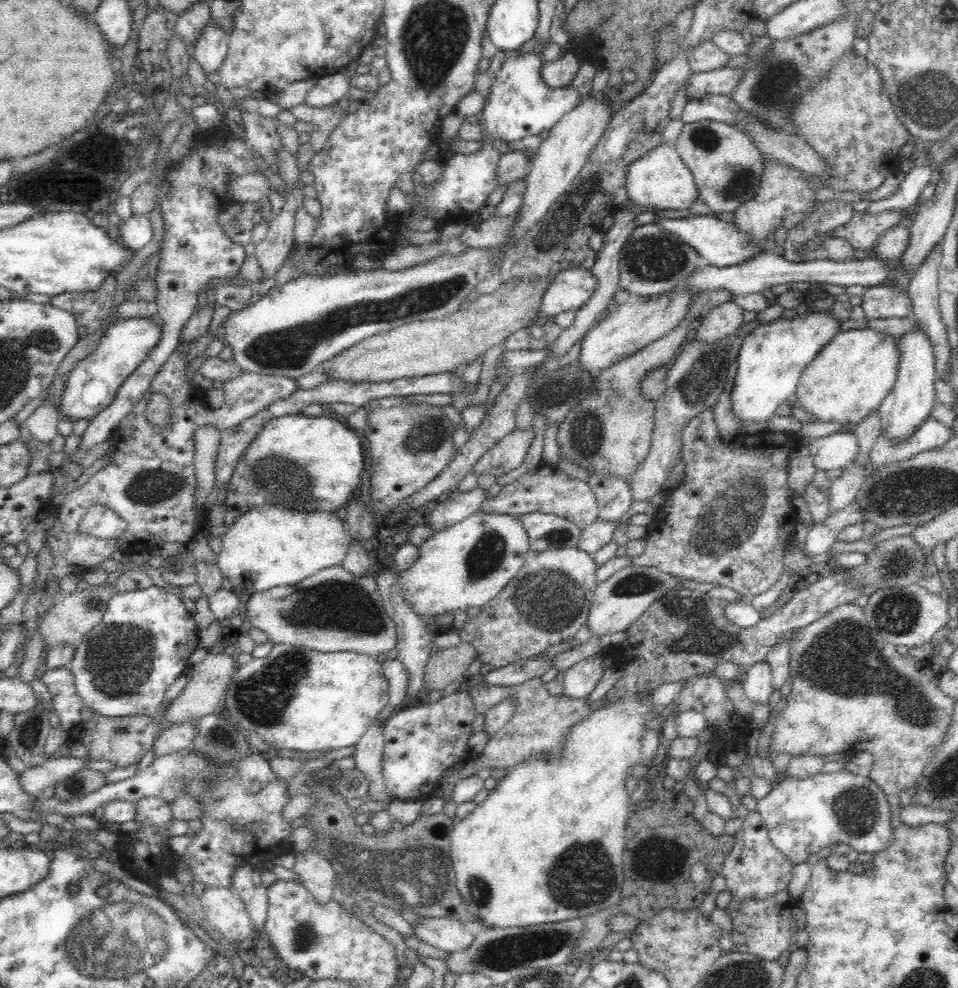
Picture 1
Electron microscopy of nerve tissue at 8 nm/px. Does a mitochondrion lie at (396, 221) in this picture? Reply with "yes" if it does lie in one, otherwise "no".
no

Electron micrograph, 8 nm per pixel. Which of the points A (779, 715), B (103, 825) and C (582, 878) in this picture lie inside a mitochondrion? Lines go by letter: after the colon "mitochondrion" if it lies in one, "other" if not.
A: other
B: other
C: mitochondrion

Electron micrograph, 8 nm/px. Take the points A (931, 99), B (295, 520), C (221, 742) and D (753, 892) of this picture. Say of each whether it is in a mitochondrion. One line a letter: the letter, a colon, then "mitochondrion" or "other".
A: mitochondrion
B: mitochondrion
C: mitochondrion
D: other

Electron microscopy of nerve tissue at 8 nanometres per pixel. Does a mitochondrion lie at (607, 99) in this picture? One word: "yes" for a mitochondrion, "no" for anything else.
no

